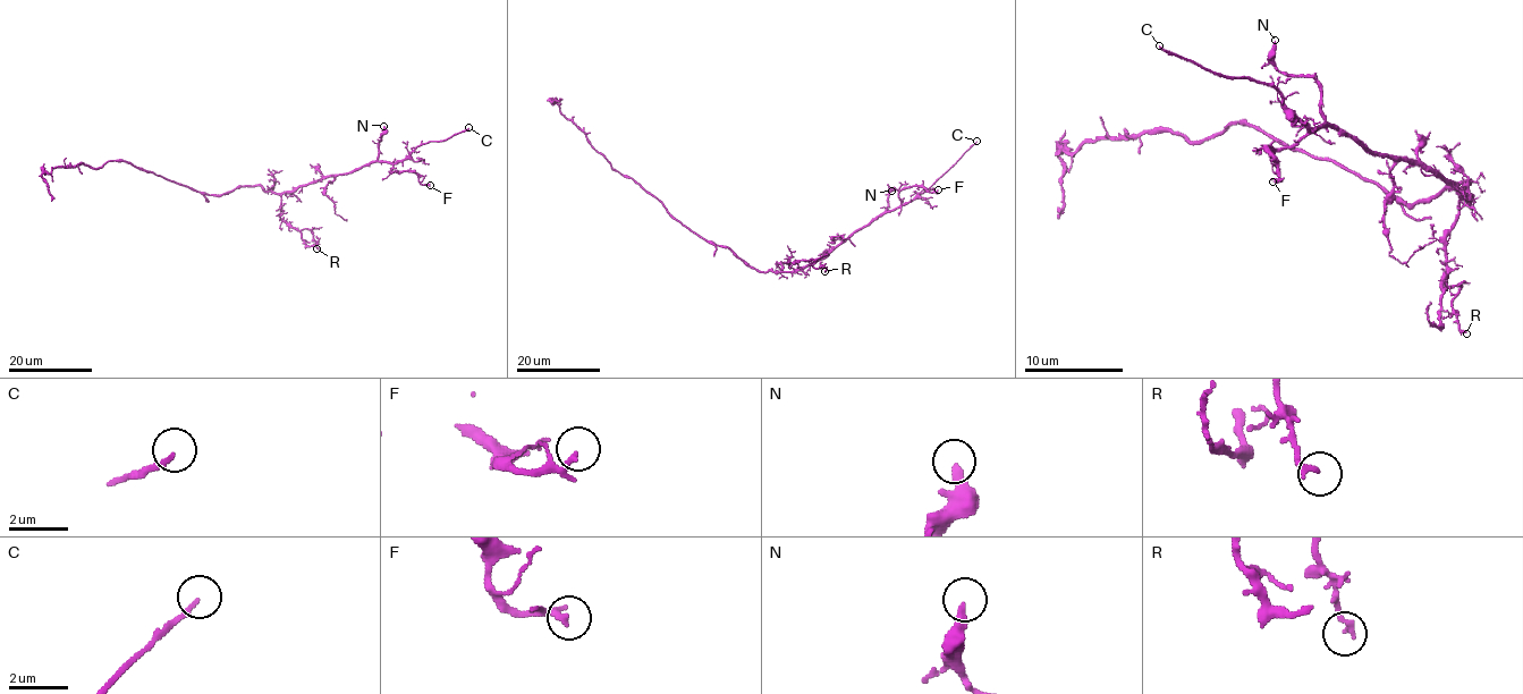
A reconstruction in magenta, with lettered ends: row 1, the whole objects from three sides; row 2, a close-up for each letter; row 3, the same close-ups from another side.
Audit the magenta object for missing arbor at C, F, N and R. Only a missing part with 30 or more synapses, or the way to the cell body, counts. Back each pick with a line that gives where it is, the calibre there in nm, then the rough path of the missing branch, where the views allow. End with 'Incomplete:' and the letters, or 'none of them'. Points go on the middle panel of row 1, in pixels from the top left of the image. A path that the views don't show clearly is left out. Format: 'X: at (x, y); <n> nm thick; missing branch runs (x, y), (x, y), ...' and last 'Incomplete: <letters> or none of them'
Incomplete: none of them

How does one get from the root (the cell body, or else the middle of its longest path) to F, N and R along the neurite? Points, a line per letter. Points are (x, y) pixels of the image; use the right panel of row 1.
F: (1444, 189), (1469, 182), (1469, 199), (1439, 174), (1375, 154), (1337, 127), (1266, 146), (1280, 177), (1272, 182)
N: (1444, 189), (1469, 182), (1469, 199), (1439, 174), (1335, 129), (1320, 85), (1275, 65), (1275, 40)
R: (1444, 189), (1469, 182), (1469, 199), (1458, 202), (1446, 238), (1441, 281), (1462, 288), (1452, 309), (1466, 333)

